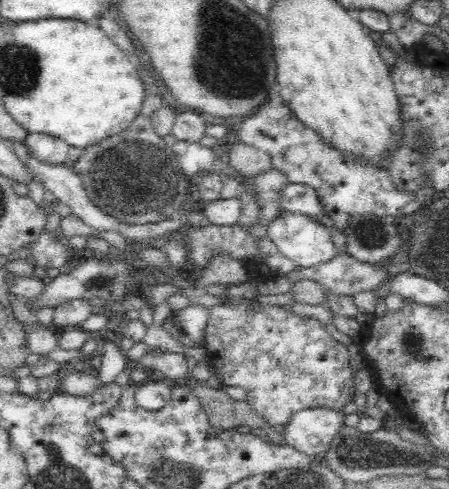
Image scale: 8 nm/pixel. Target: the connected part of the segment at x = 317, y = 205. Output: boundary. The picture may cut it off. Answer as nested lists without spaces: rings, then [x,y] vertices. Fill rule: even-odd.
[[[289,182],[282,194],[276,198],[276,205],[288,212],[300,213],[312,218],[328,215],[317,192],[311,186]]]

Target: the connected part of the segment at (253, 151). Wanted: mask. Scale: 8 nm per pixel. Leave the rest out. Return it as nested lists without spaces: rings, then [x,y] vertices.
[[[235,142],[229,150],[229,162],[243,176],[255,177],[271,167],[271,156],[245,142]]]

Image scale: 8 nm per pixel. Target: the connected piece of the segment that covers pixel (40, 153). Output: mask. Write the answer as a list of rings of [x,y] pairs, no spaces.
[[[29,133],[24,143],[30,155],[44,163],[64,165],[68,158],[69,146],[62,139],[44,133]]]

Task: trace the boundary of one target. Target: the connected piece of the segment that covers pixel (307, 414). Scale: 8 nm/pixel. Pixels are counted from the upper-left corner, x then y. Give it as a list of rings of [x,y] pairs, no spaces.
[[[307,408],[296,412],[281,427],[285,443],[304,454],[321,458],[344,426],[349,409],[336,411],[332,408]]]

